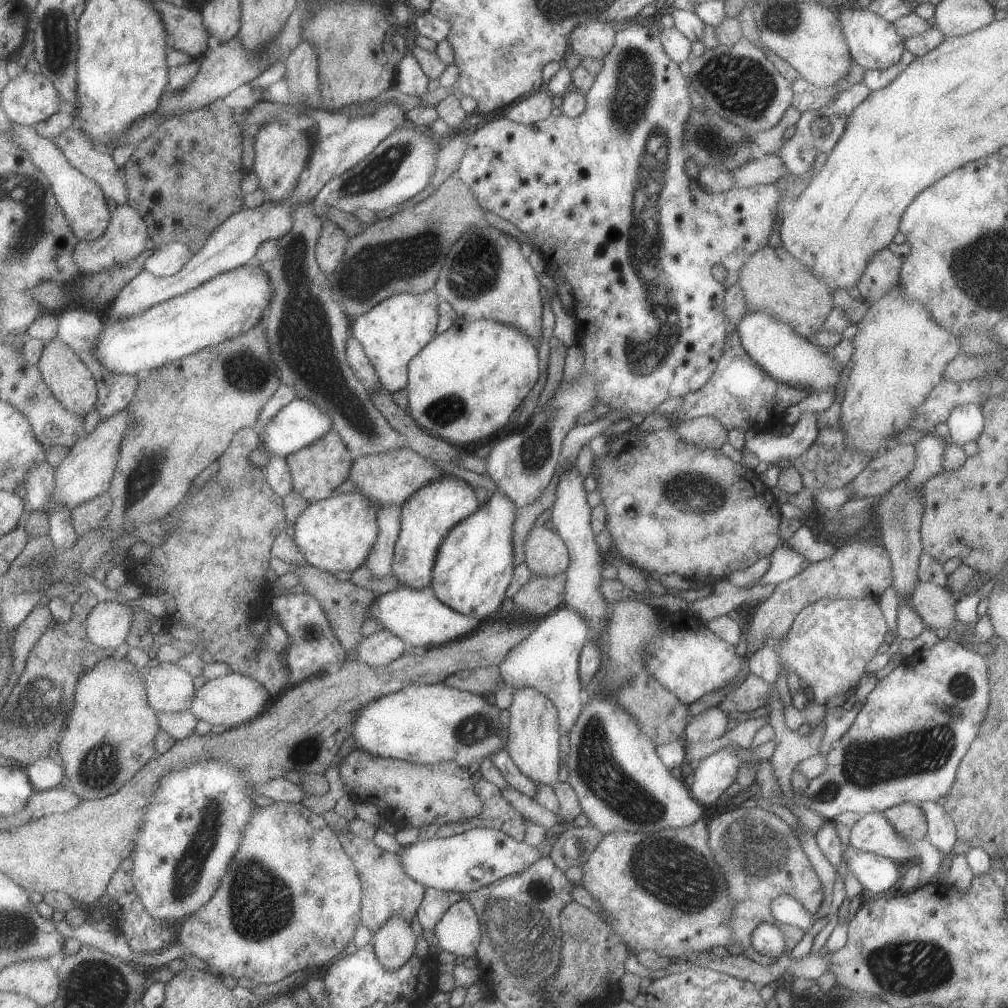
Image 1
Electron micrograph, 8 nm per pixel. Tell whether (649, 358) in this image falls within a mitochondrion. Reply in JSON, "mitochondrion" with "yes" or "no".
{"mitochondrion":"yes"}

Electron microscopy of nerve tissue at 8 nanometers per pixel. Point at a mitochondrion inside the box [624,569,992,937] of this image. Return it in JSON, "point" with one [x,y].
{"point":[865,764]}

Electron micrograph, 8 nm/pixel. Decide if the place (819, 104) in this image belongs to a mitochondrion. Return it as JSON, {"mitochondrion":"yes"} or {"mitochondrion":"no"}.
{"mitochondrion":"no"}

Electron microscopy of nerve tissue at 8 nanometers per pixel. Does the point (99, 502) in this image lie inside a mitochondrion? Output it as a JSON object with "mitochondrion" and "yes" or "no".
{"mitochondrion":"no"}

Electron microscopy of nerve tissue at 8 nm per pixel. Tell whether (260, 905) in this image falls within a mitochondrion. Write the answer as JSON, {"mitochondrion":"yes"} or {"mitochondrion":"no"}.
{"mitochondrion":"yes"}

